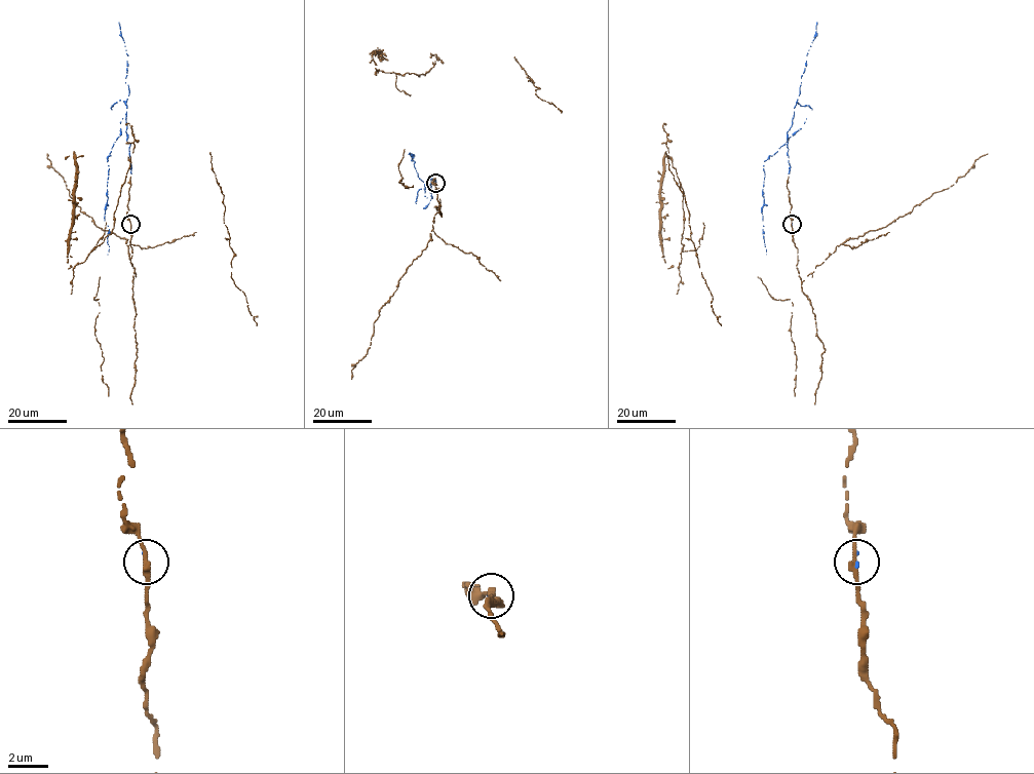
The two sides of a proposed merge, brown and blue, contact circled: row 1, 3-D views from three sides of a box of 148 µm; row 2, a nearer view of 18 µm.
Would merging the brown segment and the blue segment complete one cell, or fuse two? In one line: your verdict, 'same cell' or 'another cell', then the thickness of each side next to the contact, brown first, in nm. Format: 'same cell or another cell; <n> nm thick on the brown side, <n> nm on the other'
same cell; 280 nm thick on the brown side, 130 nm on the other

